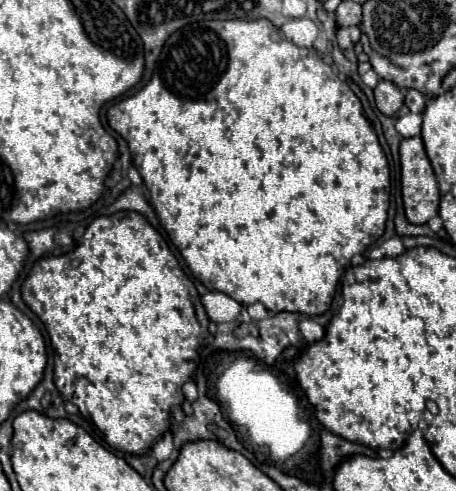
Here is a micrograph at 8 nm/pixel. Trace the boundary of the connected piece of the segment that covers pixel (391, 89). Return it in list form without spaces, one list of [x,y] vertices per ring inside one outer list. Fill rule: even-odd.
[[[380,80],[378,82],[378,86],[374,88],[374,96],[376,96],[376,108],[384,116],[396,116],[396,112],[404,104],[402,90],[396,84],[388,82],[388,80]]]

